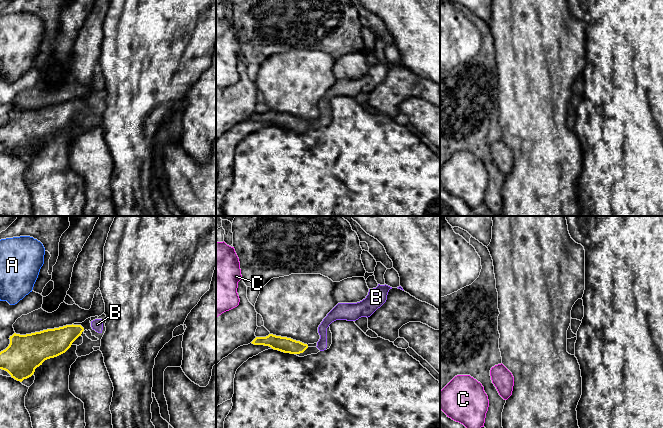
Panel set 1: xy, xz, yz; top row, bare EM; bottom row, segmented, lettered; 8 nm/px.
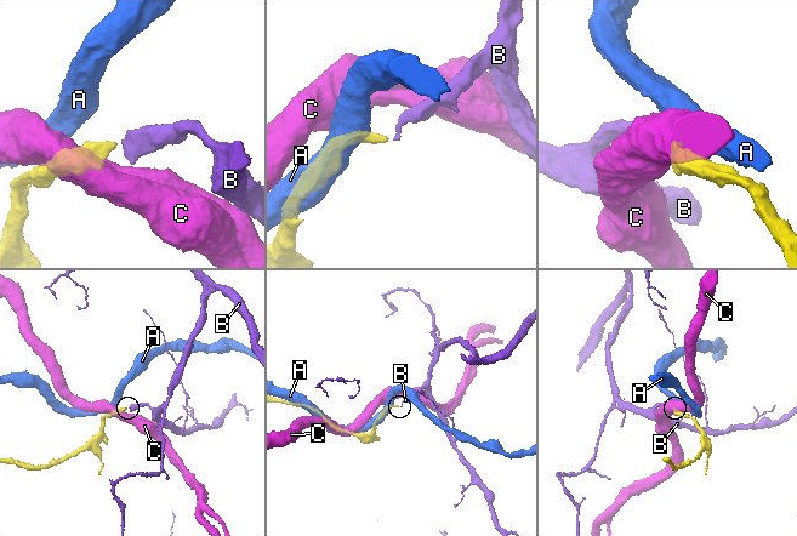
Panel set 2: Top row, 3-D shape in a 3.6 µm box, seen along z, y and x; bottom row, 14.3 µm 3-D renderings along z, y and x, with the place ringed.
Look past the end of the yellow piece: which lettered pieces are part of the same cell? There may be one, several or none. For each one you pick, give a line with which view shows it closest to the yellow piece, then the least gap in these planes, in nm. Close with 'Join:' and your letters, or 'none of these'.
B: view xy; gap 70 nm
Join: B

